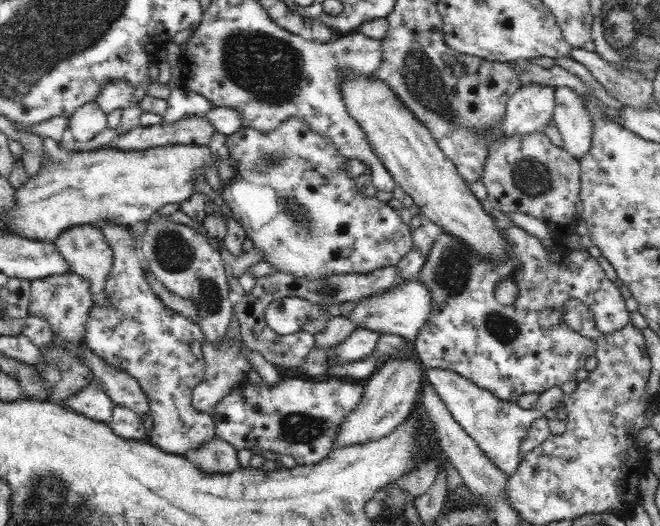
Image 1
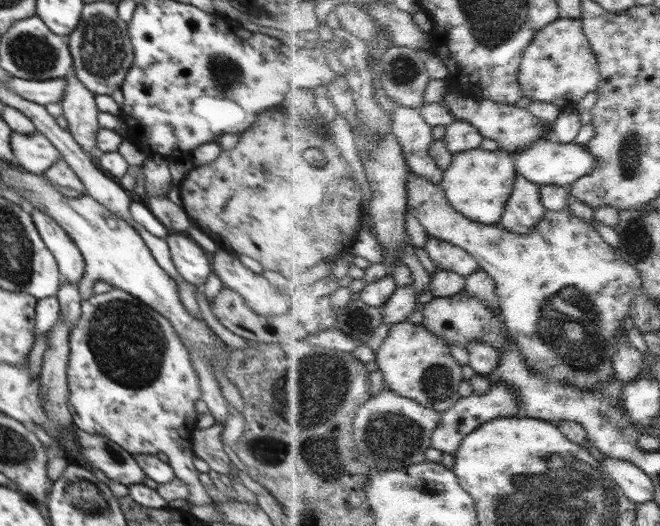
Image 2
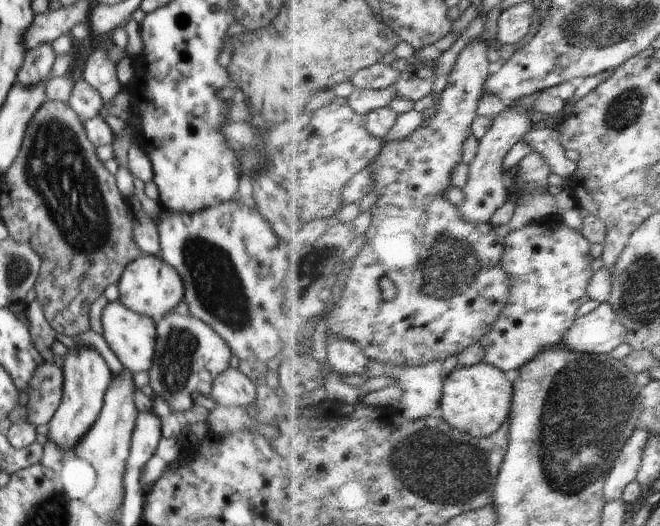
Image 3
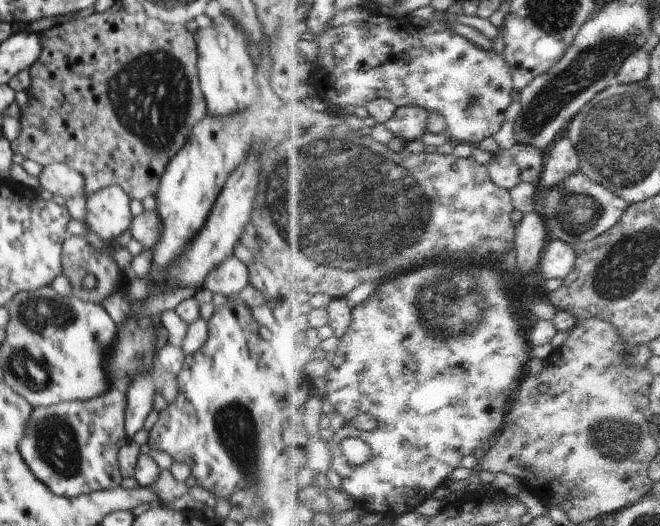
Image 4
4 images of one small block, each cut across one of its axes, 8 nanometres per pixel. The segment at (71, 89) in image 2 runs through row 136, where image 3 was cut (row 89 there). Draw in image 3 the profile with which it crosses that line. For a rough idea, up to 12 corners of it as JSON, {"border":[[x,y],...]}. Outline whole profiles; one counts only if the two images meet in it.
{"border":[[78,79],[68,104],[84,123],[99,116],[101,94]]}

